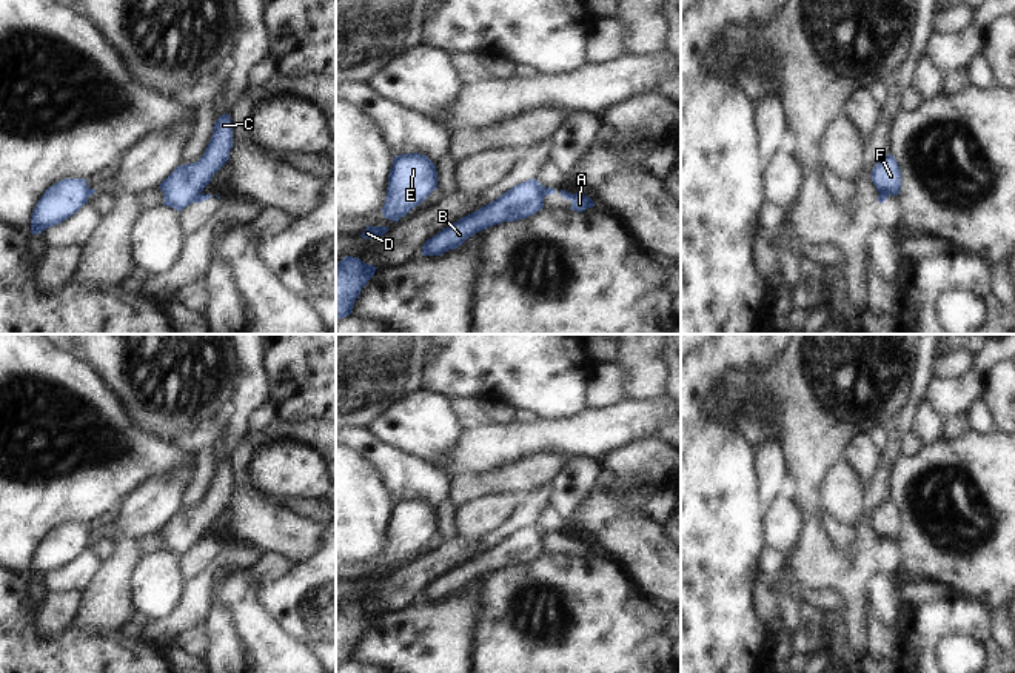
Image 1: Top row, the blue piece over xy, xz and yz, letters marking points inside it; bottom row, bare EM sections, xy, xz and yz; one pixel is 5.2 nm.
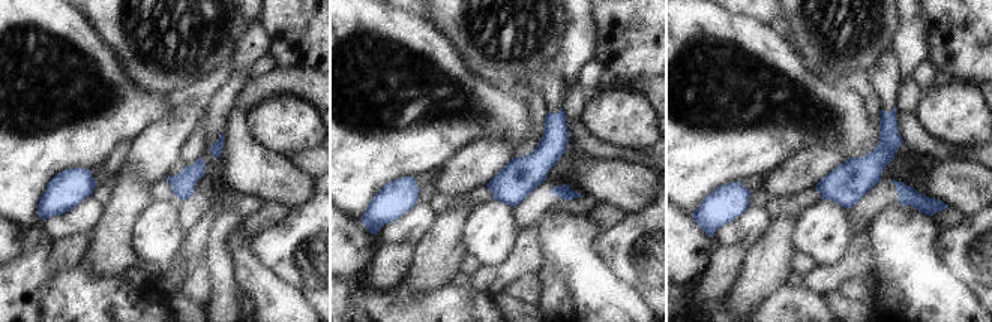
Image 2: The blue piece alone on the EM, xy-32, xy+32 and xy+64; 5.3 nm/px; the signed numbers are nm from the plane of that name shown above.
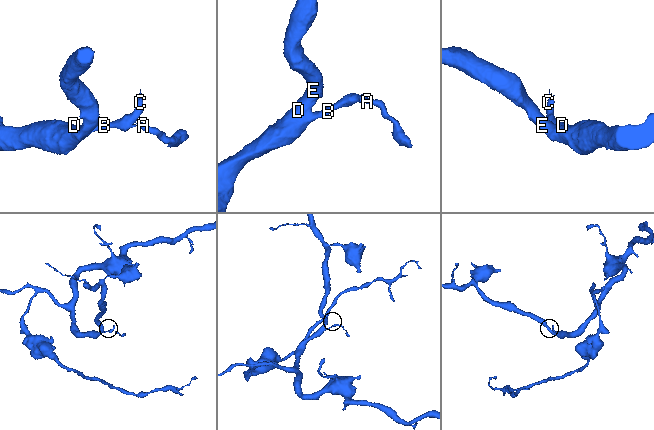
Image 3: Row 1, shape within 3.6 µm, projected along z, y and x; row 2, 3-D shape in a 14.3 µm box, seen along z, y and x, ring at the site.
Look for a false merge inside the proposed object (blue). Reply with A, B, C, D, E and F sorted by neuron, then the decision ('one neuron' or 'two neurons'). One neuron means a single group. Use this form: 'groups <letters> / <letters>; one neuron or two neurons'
groups A / B C D E F; two neurons

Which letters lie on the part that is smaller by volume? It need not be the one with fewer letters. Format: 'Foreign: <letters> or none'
Foreign: A

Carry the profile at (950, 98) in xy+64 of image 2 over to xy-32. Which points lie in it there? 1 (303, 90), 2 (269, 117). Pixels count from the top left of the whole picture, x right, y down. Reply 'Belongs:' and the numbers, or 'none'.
Belongs: 2

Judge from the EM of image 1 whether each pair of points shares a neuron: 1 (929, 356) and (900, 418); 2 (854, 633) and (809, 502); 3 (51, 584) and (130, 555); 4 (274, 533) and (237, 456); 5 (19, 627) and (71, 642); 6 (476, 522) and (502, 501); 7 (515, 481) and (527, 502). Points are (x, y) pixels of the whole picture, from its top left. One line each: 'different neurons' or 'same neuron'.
1: same neuron
2: same neuron
3: different neurons
4: same neuron
5: same neuron
6: same neuron
7: different neurons

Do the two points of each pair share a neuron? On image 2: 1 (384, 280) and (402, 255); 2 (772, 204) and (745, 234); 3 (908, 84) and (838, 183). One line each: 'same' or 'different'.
1: same
2: different
3: different

